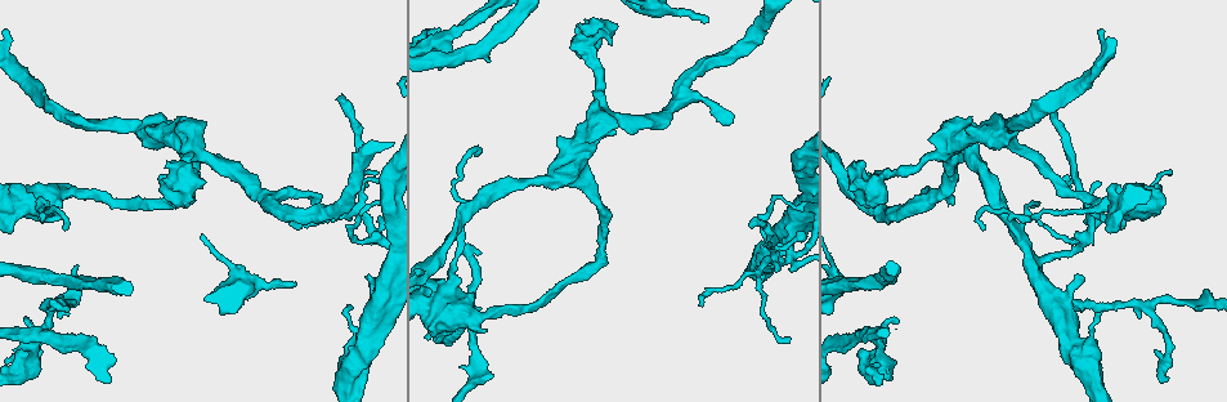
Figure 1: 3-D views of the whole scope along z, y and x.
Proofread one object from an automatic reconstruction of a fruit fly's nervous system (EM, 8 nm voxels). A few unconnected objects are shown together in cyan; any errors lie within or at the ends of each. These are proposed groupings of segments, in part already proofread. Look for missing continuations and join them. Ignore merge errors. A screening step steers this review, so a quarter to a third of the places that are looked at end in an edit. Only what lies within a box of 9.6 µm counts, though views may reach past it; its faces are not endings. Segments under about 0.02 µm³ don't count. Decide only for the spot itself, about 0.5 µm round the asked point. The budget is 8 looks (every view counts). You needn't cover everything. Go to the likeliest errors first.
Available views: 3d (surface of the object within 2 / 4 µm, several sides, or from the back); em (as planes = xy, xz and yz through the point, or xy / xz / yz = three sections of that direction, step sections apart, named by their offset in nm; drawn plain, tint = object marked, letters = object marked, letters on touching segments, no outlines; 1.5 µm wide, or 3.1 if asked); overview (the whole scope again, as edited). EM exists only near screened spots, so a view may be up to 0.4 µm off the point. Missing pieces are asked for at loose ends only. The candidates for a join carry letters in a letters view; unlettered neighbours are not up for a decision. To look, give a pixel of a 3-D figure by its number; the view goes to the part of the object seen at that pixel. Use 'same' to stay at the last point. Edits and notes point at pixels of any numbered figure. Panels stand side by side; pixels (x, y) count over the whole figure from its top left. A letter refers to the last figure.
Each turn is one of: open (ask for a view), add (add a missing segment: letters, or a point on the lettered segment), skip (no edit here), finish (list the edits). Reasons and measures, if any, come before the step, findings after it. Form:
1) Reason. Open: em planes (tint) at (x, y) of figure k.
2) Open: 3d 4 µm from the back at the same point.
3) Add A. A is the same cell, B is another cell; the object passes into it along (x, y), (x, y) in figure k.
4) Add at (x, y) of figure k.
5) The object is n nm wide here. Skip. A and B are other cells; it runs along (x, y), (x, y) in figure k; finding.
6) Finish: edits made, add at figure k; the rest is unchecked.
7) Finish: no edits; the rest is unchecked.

Branch stops here. Open: 3d 2 µm at (705, 19) of figure 1.

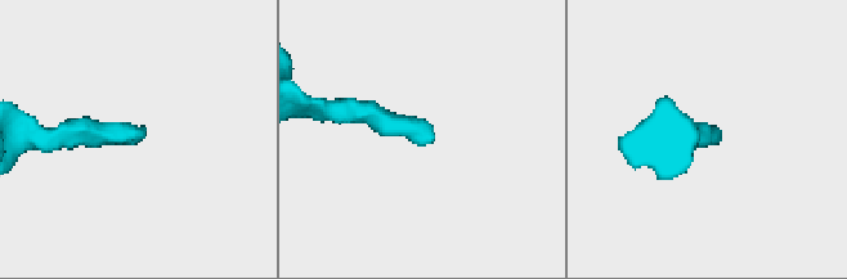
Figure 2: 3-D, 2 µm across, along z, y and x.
Open: em xz step 8 (letters) at (712, 130) of figure 2.

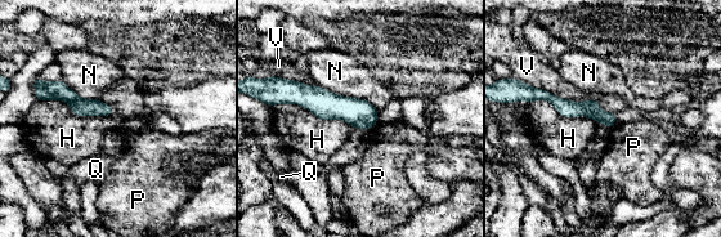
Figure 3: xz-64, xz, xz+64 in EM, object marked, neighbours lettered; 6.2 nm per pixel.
Another direction. Open: em planes (letters) at the same point.

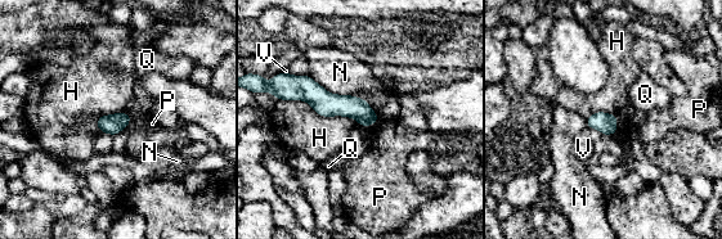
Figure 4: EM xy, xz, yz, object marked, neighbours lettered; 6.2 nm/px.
Skip. H, N, P, Q and V are other cells; a border runs along (279, 99), (360, 125) in figure 4; no lettered segment goes on from it.

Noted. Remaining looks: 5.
An open end. Open: em xy step 8 (letters) at (749, 222) of figure 1.

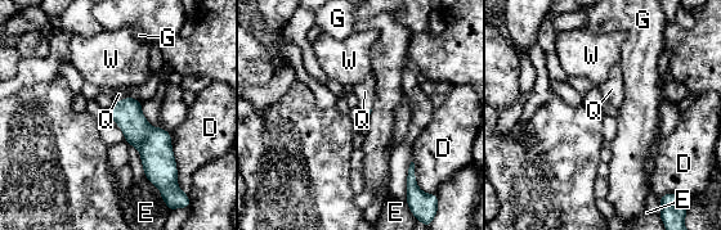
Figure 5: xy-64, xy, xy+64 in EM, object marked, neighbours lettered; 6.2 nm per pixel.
Add Q. Q is the same cell, D, E, G and W are other cells; it goes on there.

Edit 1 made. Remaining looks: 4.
Open: overview.

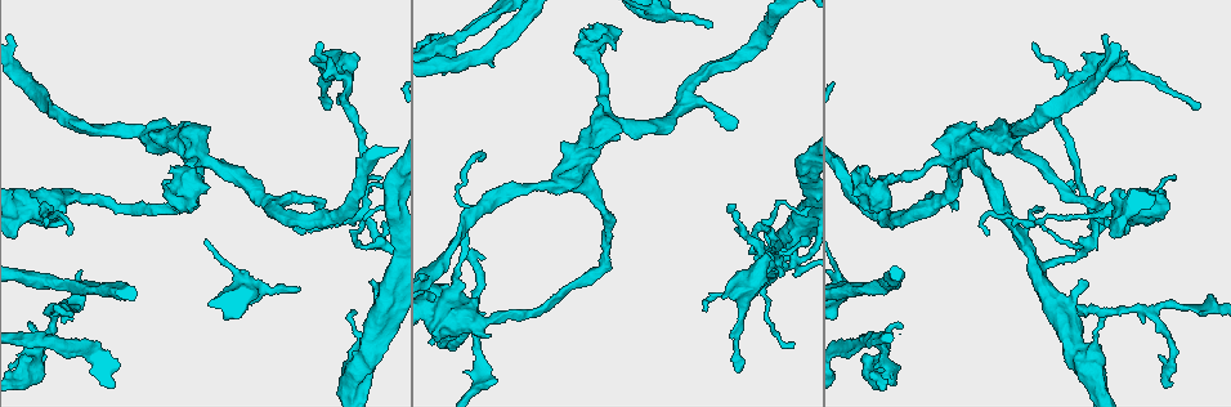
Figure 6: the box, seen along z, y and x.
Free end. Open: 3d 2 µm at (432, 289) of figure 6.

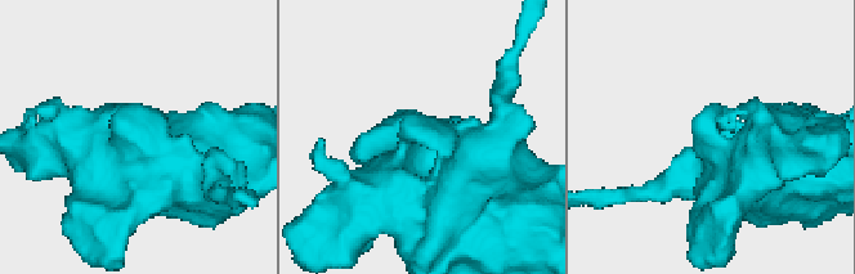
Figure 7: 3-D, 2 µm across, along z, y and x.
Open: em planes (plain) at (420, 145) of figure 7.

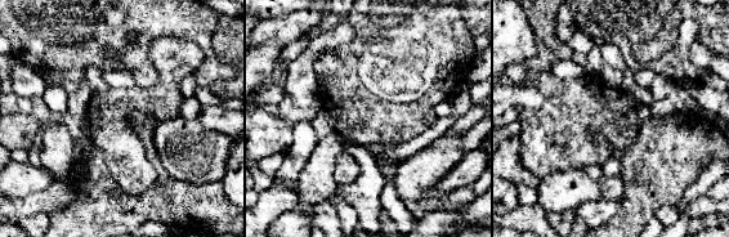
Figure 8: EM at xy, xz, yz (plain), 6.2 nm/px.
What lies round it. Open: em planes (letters) at the same point.

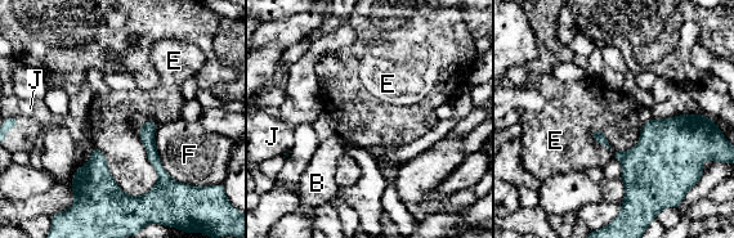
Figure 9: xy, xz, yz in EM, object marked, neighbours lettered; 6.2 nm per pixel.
Skip. B, E, F and J are other cells; a border runs along (594, 129), (591, 137), (612, 157) in figure 9; none of them fits.

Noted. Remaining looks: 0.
Finish: edits made, add at figure 5; the rest is unchecked.

